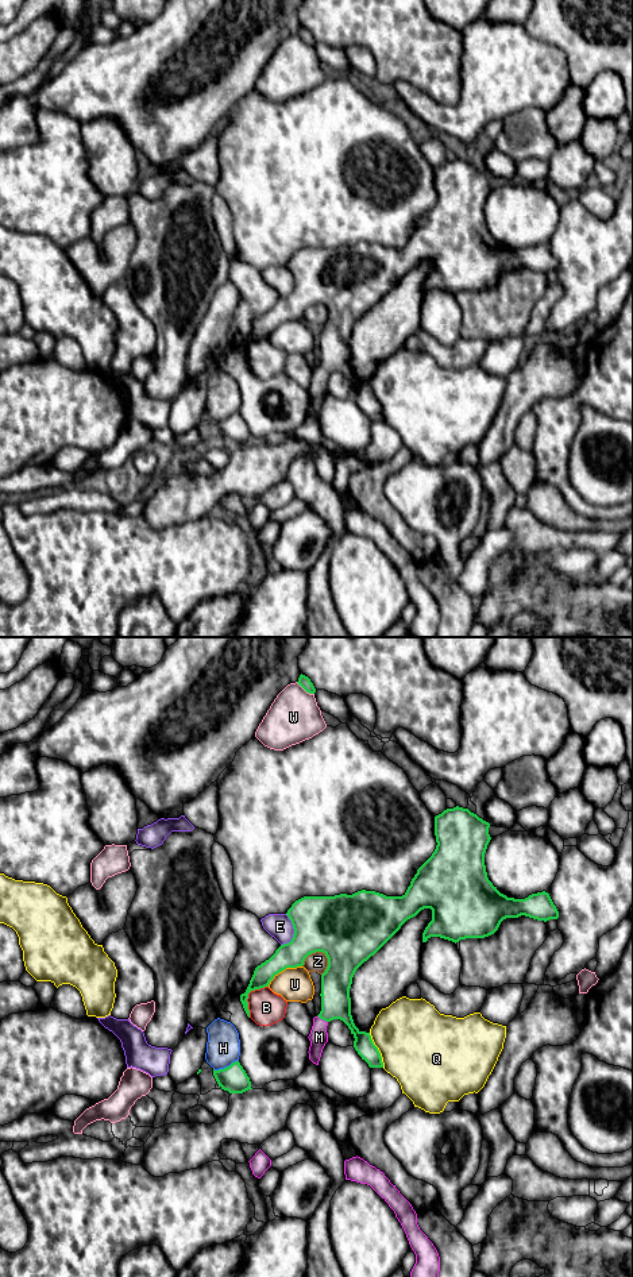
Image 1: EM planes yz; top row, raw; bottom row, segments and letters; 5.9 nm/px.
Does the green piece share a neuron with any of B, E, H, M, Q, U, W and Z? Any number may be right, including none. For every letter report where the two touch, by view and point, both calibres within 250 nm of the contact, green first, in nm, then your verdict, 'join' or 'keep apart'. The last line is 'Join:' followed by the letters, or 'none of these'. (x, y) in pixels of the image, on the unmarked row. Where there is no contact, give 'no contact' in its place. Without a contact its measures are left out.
B: meets green in yz at (247, 348); 120 nm thick on the green side, 200 nm on the other; keep apart
E: meets green in yz at (294, 284); 360 nm thick on the green side, 150 nm on the other; keep apart
H: meets green in yz at (227, 419); 160 nm thick on the green side, 200 nm on the other; keep apart
M: meets green in yz at (323, 371); 180 nm thick on the green side, 110 nm on the other; join
Q: meets green in yz at (378, 402); 120 nm thick on the green side, 460 nm on the other; keep apart
U: meets green in yz at (282, 321); 190 nm thick on the green side, 200 nm on the other; keep apart
W: meets green in yz at (305, 42); 70 nm thick on the green side, 300 nm on the other; keep apart
Z: meets green in yz at (313, 304); 400 nm thick on the green side, 120 nm on the other; keep apart
Join: M

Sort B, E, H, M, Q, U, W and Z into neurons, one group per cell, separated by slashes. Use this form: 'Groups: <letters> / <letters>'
Groups: B / E / H / M / Q / U / W / Z

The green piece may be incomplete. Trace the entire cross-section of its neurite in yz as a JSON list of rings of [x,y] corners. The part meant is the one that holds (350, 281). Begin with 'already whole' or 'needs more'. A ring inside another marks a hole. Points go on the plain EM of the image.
needs more | [[[447,161],[435,169],[436,201],[417,221],[402,248],[386,248],[375,243],[358,243],[352,247],[304,248],[296,252],[286,267],[292,273],[294,286],[290,294],[281,297],[275,305],[258,317],[244,346],[240,347],[243,360],[250,370],[248,346],[269,339],[275,327],[286,320],[302,319],[305,310],[323,304],[328,319],[321,327],[321,363],[313,370],[309,386],[309,412],[319,417],[323,401],[328,394],[327,378],[333,371],[343,373],[354,387],[354,400],[370,420],[383,420],[382,409],[370,385],[360,383],[351,367],[350,340],[356,321],[374,308],[410,270],[421,262],[432,262],[432,273],[422,285],[422,294],[440,289],[452,294],[466,290],[485,290],[494,286],[506,270],[521,267],[549,273],[557,271],[559,263],[548,244],[532,246],[525,251],[507,250],[487,229],[485,205],[491,192],[490,175],[468,161]]]

